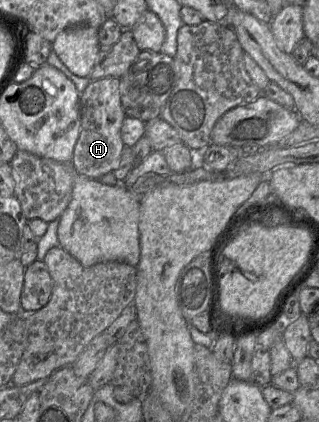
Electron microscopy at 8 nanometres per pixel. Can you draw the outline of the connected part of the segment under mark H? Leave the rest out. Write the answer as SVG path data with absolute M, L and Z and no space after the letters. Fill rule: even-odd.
M115 77L92 80L80 95L81 130L72 157L72 165L78 175L99 179L119 166L124 147L121 127L126 117L121 105L119 84L119 78Z

